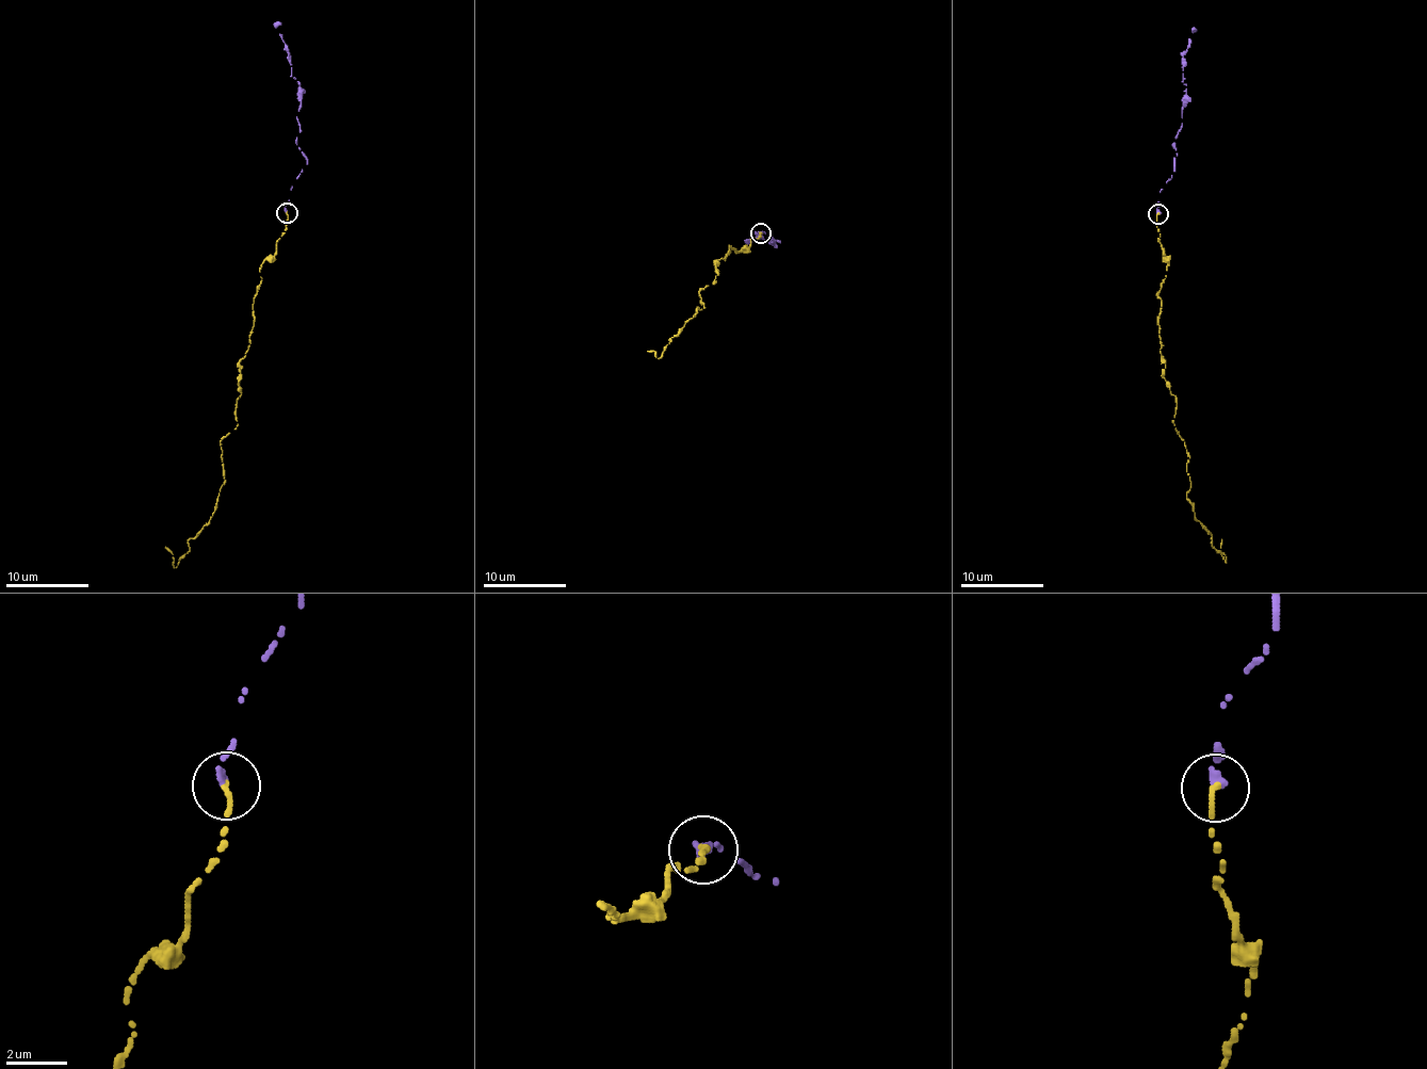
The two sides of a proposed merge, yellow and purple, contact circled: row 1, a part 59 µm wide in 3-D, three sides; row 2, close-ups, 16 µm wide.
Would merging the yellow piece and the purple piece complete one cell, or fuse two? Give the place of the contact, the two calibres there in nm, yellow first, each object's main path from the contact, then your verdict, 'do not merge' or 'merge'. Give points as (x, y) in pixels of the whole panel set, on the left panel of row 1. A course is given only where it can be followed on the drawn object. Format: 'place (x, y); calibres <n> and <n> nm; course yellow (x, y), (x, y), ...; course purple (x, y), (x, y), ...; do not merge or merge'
place (287, 212); calibres 180 and 240 nm; course yellow (287, 213), (277, 253), (260, 269), (237, 425), (221, 440), (224, 484), (176, 567), (166, 547); course purple (285, 213), (291, 188), (307, 163), (297, 141), (301, 88), (291, 77), (289, 50), (276, 28), (280, 21); merge

